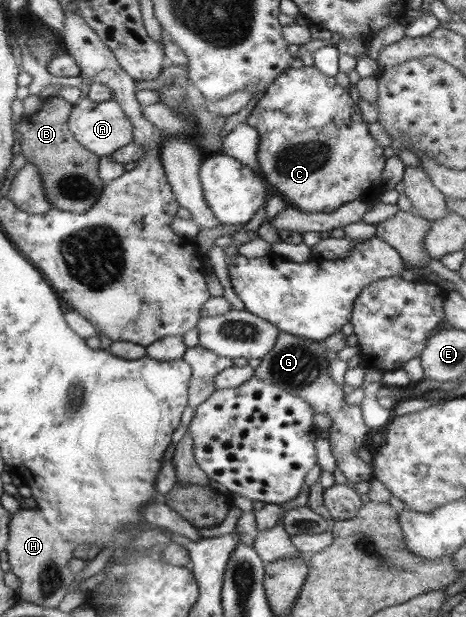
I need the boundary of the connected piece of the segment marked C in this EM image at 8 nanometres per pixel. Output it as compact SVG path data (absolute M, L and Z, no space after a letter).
M314 66L288 67L282 71L254 105L246 123L258 132L256 161L259 172L288 205L294 205L301 212L330 213L354 200L370 205L382 193L380 171L384 167L384 157L380 144L368 135L358 105L350 101L346 89L336 85L334 77L322 75Z

